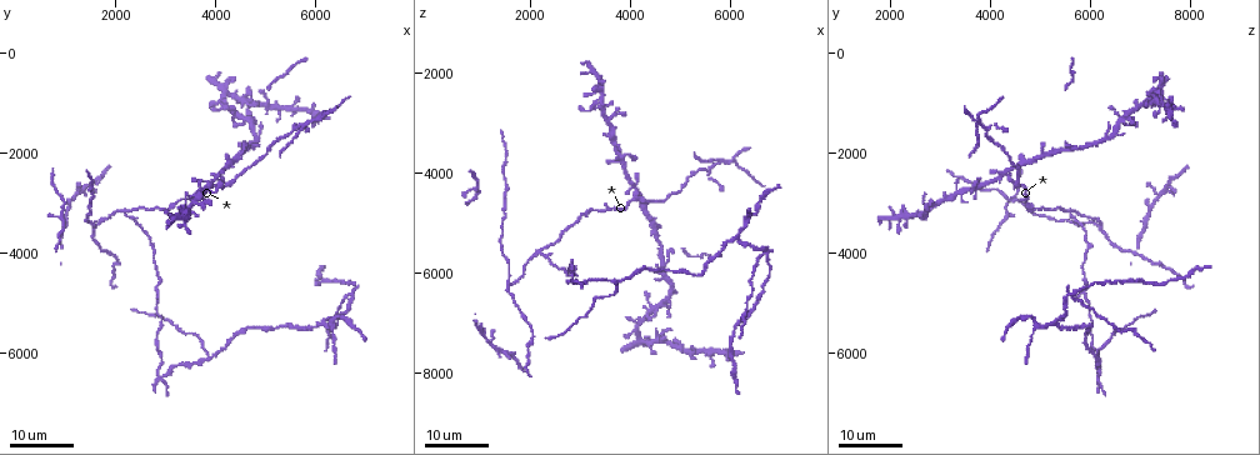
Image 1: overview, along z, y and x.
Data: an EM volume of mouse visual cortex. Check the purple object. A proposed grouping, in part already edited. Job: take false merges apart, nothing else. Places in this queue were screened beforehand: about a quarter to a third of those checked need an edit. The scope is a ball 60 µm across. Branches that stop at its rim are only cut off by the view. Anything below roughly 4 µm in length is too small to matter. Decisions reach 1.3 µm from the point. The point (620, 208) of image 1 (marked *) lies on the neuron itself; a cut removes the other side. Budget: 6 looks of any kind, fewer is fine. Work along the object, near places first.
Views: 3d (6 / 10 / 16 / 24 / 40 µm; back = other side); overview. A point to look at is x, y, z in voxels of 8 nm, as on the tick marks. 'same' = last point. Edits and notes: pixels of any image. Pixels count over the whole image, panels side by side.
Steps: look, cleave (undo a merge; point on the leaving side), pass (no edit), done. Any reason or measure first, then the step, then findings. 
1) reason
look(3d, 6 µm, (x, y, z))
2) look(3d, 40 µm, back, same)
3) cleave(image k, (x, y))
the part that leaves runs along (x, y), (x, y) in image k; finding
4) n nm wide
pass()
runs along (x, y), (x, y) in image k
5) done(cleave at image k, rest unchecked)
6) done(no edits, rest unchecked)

three-way junction
look(3d, 16 µm, (4850, 1650, 6300))

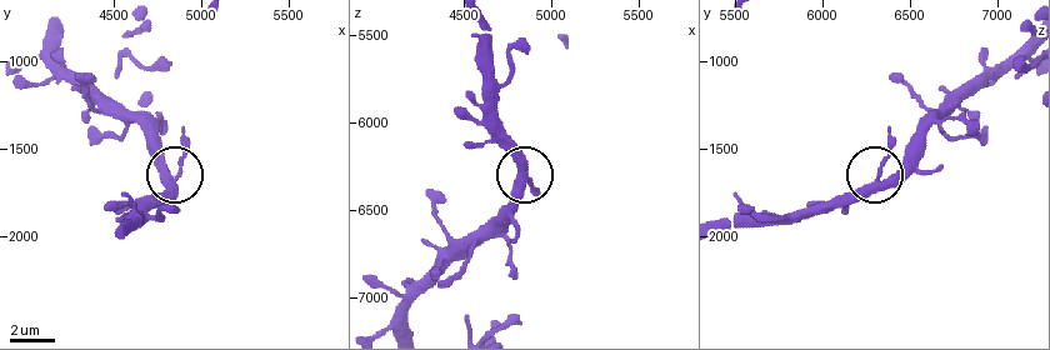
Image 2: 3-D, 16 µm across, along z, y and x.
look(3d, 10 µm, (4880, 1640, 6320))

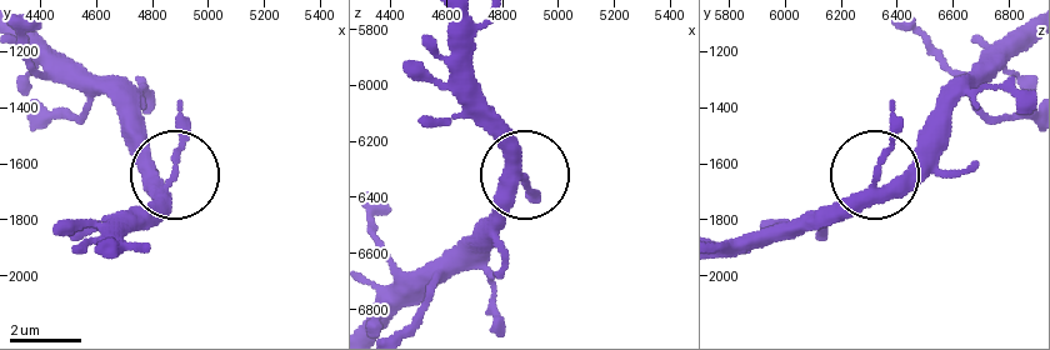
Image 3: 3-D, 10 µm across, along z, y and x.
side arm 20 µm
pass()
runs along (729, 254), (826, 221), (875, 176), (899, 174), (949, 114) in image 3; one neuron here

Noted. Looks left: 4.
three arms meet
look(3d, 16 µm, (2150, 3200, 5600))

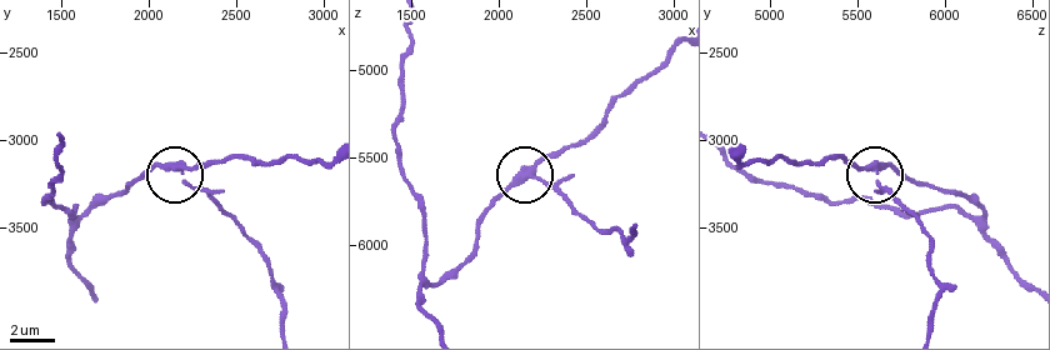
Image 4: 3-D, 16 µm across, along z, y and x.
look(3d, 10 µm, (2180, 3180, 5600))

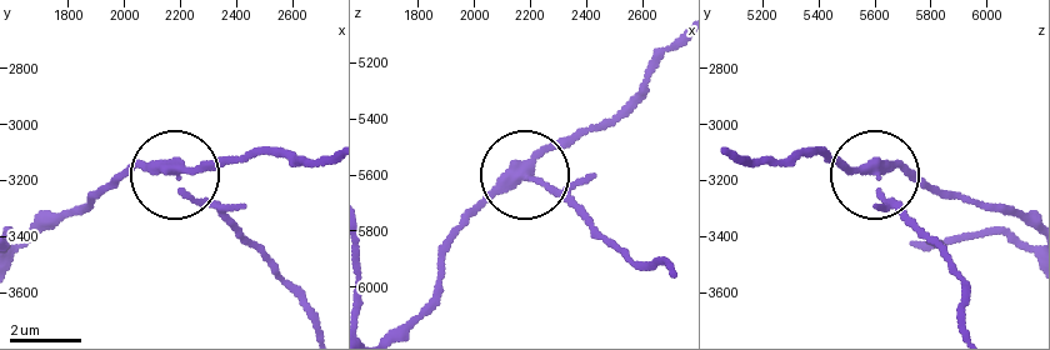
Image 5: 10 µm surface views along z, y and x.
side arm 40 µm; 3 arms
cleave(image 5, (219, 206))
two neurons meet here

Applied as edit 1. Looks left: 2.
done(cleave at image 5, rest unchecked)

